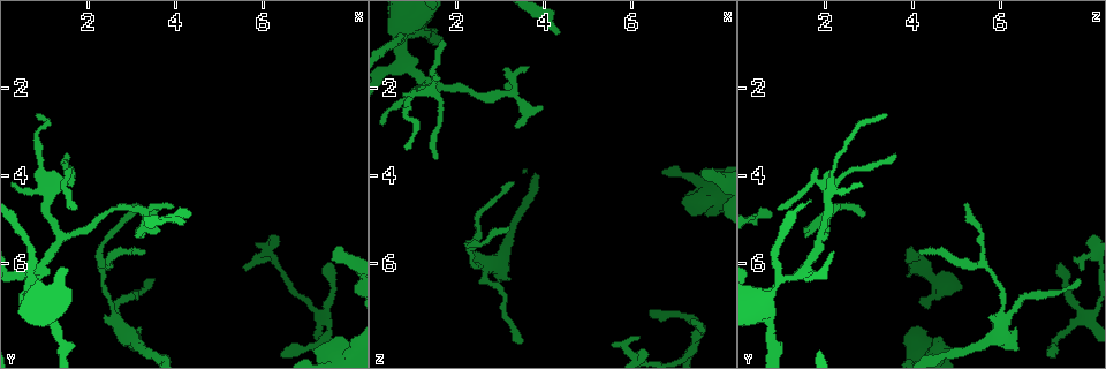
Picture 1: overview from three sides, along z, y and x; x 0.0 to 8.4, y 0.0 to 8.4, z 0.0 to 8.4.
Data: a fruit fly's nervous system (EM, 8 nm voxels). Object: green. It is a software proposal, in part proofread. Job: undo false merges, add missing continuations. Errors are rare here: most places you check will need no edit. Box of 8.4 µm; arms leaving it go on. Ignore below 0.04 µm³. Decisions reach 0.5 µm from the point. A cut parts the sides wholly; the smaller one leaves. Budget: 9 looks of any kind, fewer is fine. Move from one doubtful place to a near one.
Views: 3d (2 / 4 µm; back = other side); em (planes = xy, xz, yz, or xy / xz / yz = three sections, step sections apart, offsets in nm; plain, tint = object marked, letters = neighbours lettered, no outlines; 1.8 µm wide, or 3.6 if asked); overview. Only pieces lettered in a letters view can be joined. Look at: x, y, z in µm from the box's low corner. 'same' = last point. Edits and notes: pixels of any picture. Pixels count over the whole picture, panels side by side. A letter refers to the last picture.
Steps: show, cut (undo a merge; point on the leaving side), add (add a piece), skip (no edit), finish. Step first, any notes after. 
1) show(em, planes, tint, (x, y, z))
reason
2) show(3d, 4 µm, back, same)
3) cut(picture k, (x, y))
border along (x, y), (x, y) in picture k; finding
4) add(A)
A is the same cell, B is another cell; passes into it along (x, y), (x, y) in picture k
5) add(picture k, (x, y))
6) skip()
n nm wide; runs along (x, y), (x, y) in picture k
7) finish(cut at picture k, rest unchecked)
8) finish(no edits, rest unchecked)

show(3d, 2 µm, (7.50, 6.00, 7.40))
tapers out

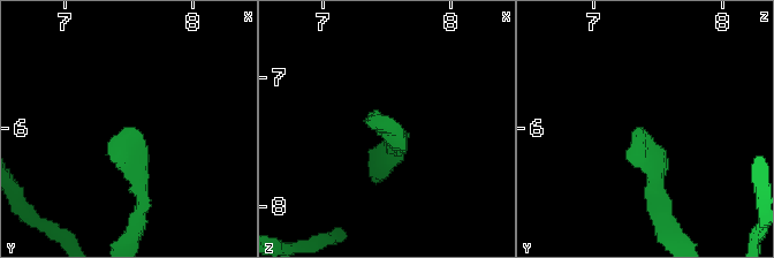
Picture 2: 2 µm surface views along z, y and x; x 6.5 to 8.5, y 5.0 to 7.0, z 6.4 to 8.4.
show(em, planes, letters, (7.52, 5.96, 7.36))

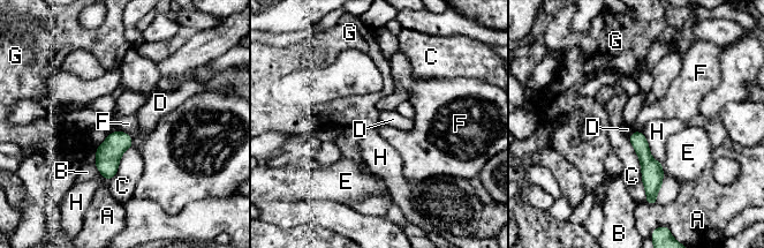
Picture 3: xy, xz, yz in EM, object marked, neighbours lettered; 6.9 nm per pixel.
skip()
A, B, C, D, E, F, G and H are other cells; runs along (635, 134), (650, 167), (650, 196) in picture 3; none of them fits

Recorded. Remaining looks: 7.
show(3d, 2 µm, (7.85, 7.65, 4.65))
stops while still wide

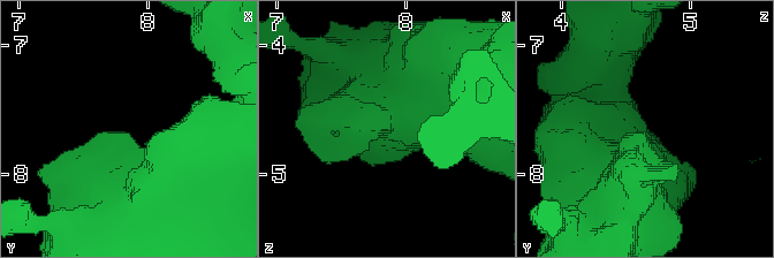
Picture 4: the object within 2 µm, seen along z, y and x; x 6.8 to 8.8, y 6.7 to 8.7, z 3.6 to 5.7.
show(em, xz, step 8, letters, (7.80, 7.68, 4.64))

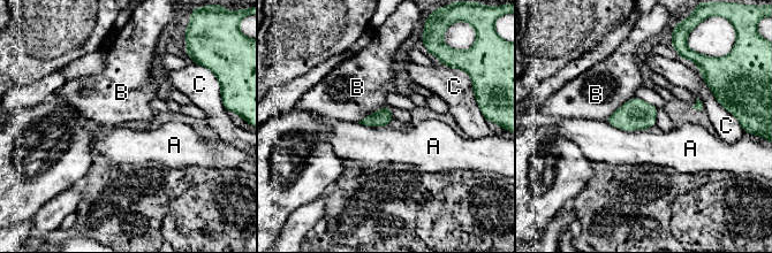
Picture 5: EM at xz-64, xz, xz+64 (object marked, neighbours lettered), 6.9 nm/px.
show(em, planes, letters, same)

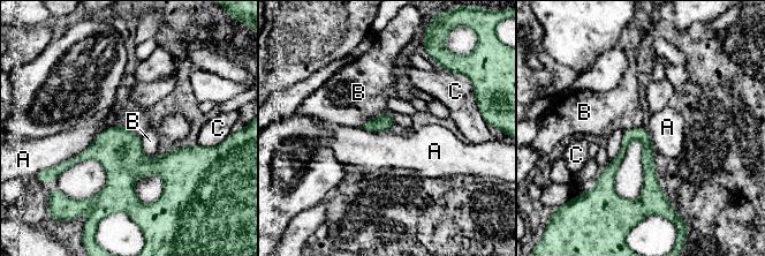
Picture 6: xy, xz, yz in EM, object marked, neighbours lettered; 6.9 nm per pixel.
skip()
A, B and C are other cells; border along (112, 126), (77, 155), (57, 164) in picture 6; none of them fits

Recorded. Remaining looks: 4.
show(em, yz, step 16, letters, (3.15, 5.40, 2.05))
tapers out

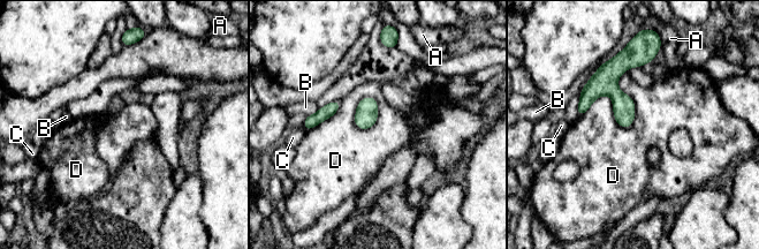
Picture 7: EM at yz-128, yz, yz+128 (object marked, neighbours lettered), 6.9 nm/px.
skip()
100 nm wide; A, B, C and D are other cells; runs along (640, 62), (616, 69), (579, 112) in picture 7; no lettered piece goes on from it

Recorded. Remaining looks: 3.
show(em, 3.6 µm, yz, step 16, letters, (1.75, 4.80, 1.00))
free end

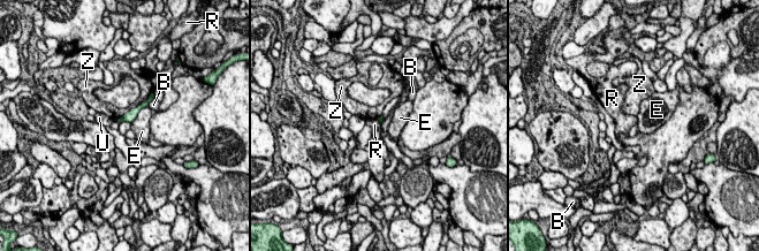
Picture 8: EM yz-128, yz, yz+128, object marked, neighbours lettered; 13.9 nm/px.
show(em, 3.6 µm, planes, letters, same)

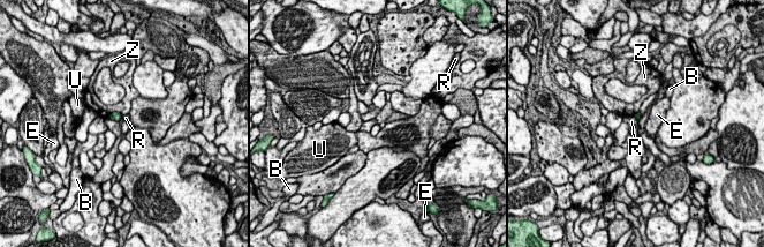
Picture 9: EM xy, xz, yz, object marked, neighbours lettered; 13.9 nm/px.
skip()
B, E, R, U and Z are other cells; border along (122, 117), (118, 120) in picture 9; none of them fits

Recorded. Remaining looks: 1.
finish(no edits, rest unchecked)

